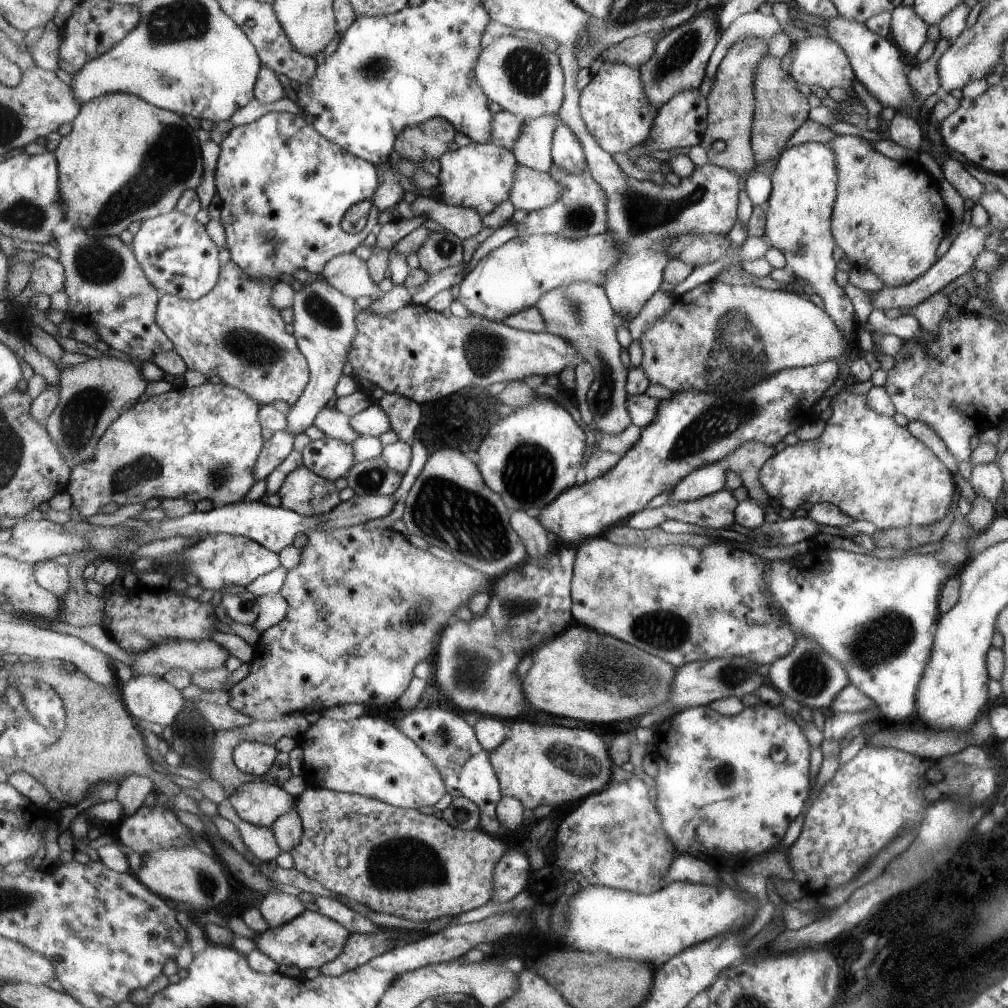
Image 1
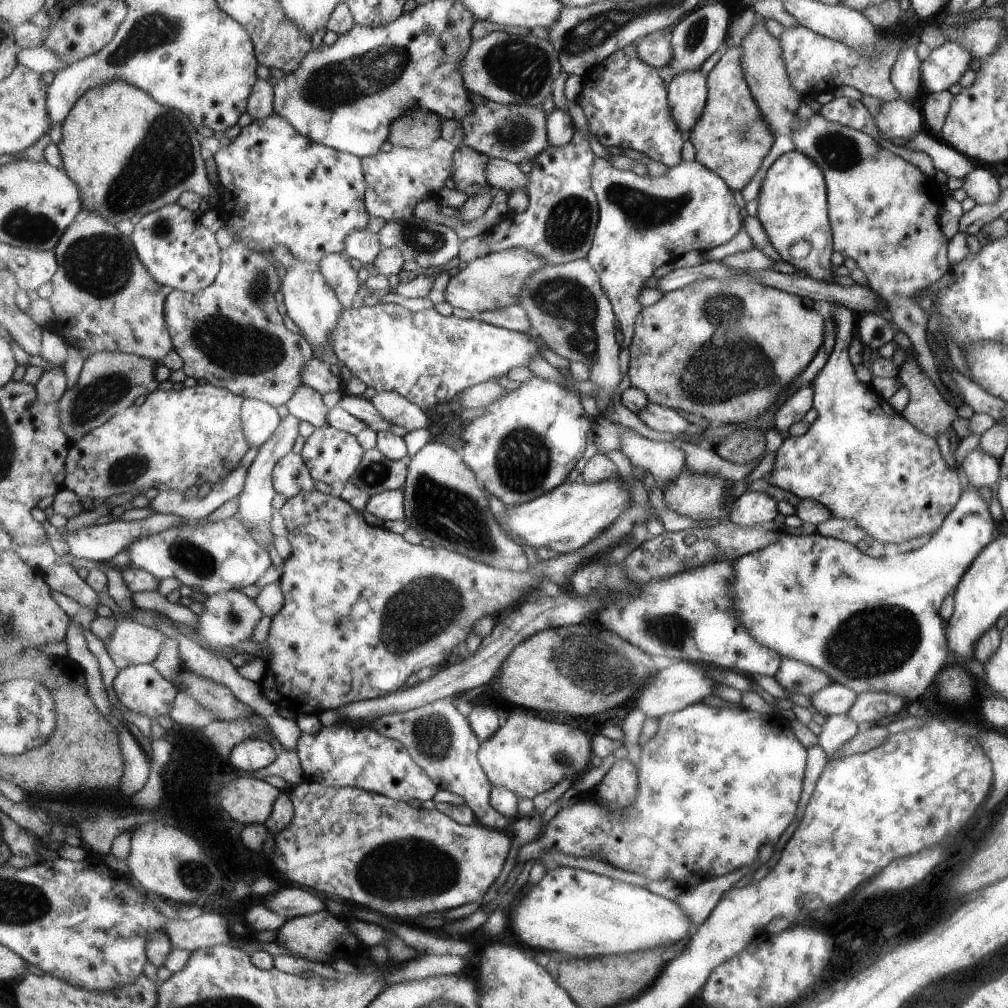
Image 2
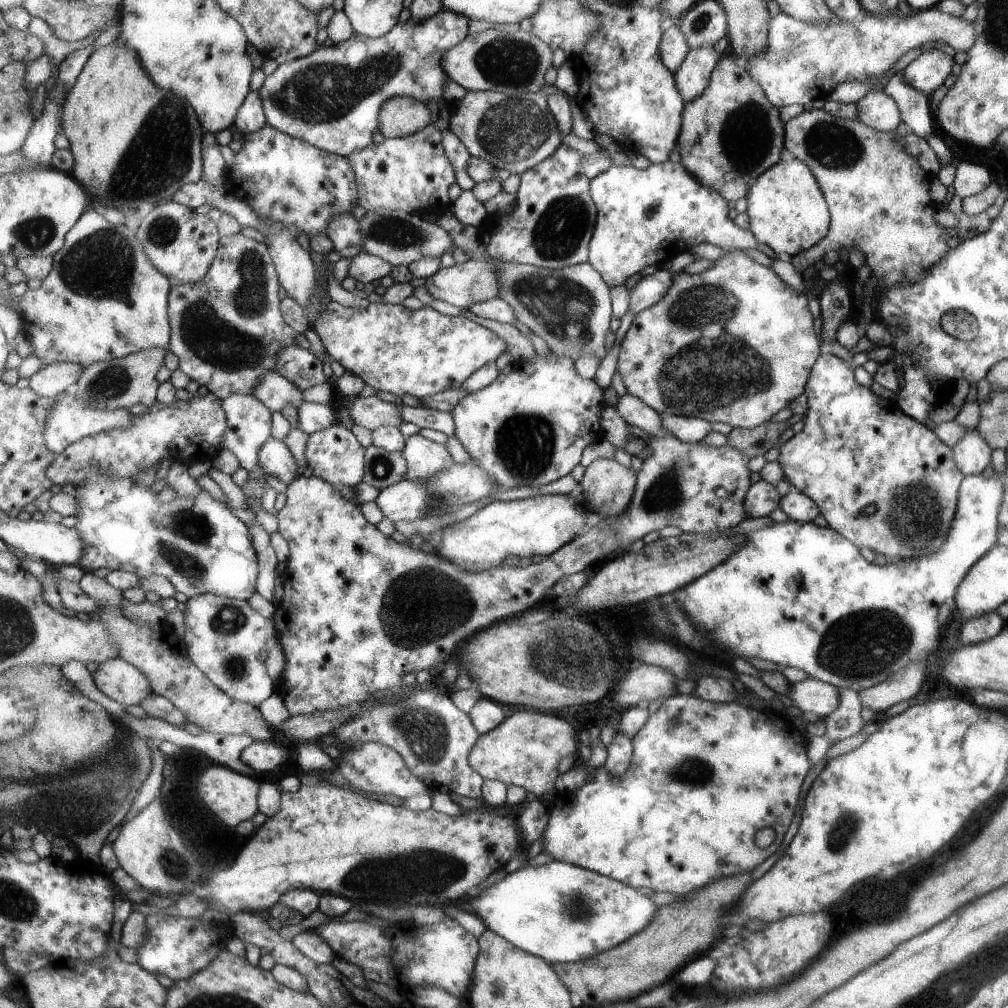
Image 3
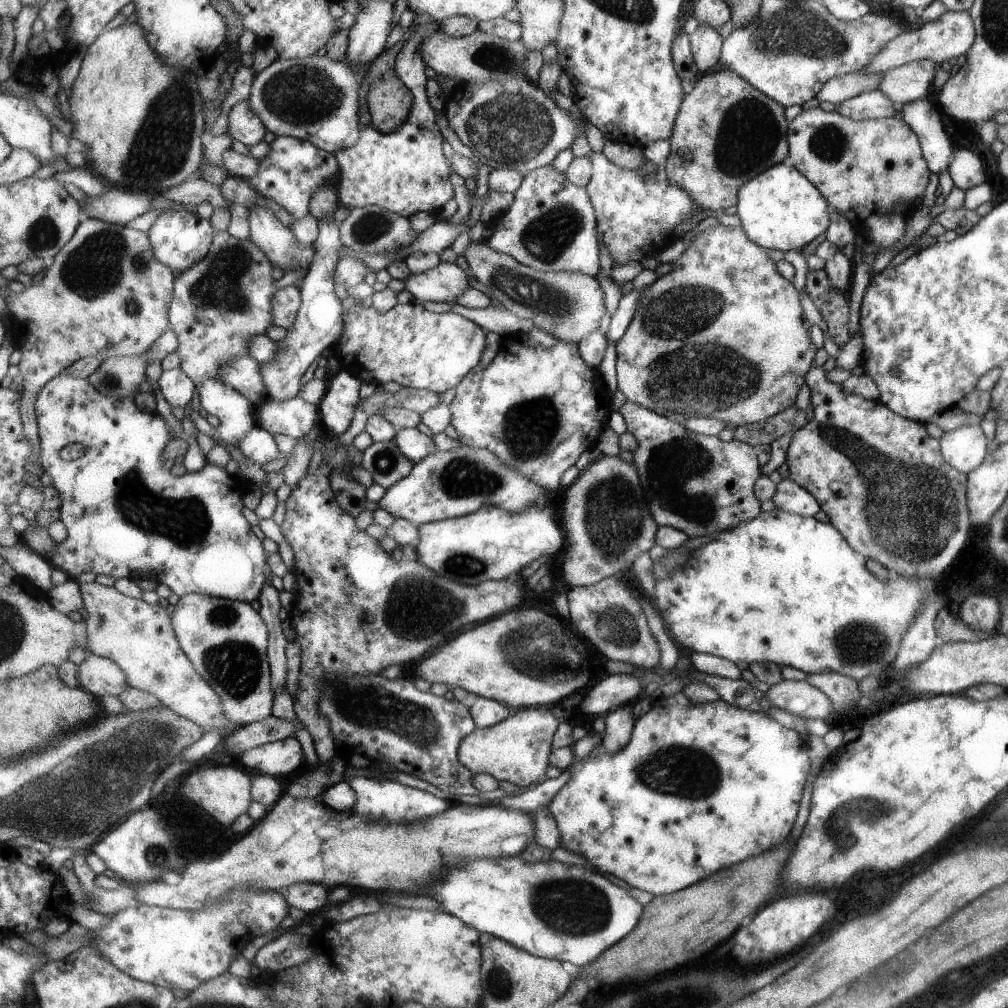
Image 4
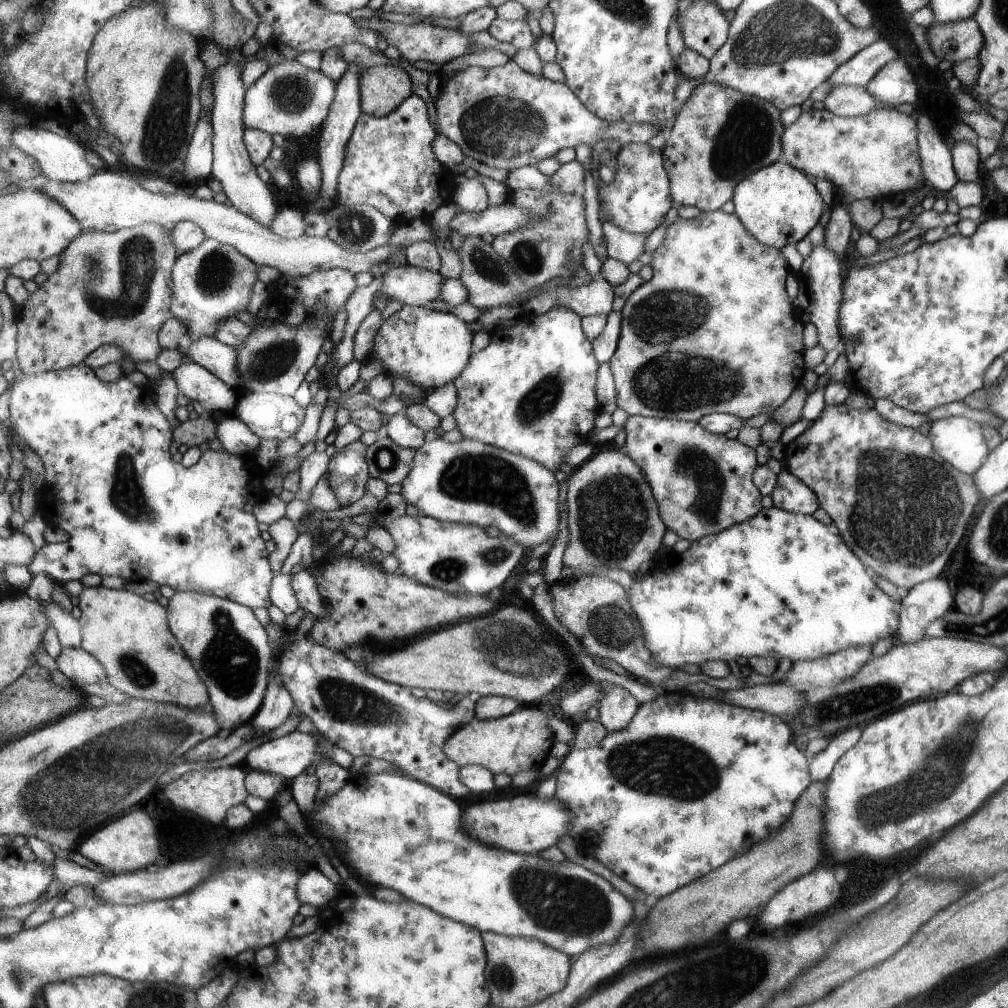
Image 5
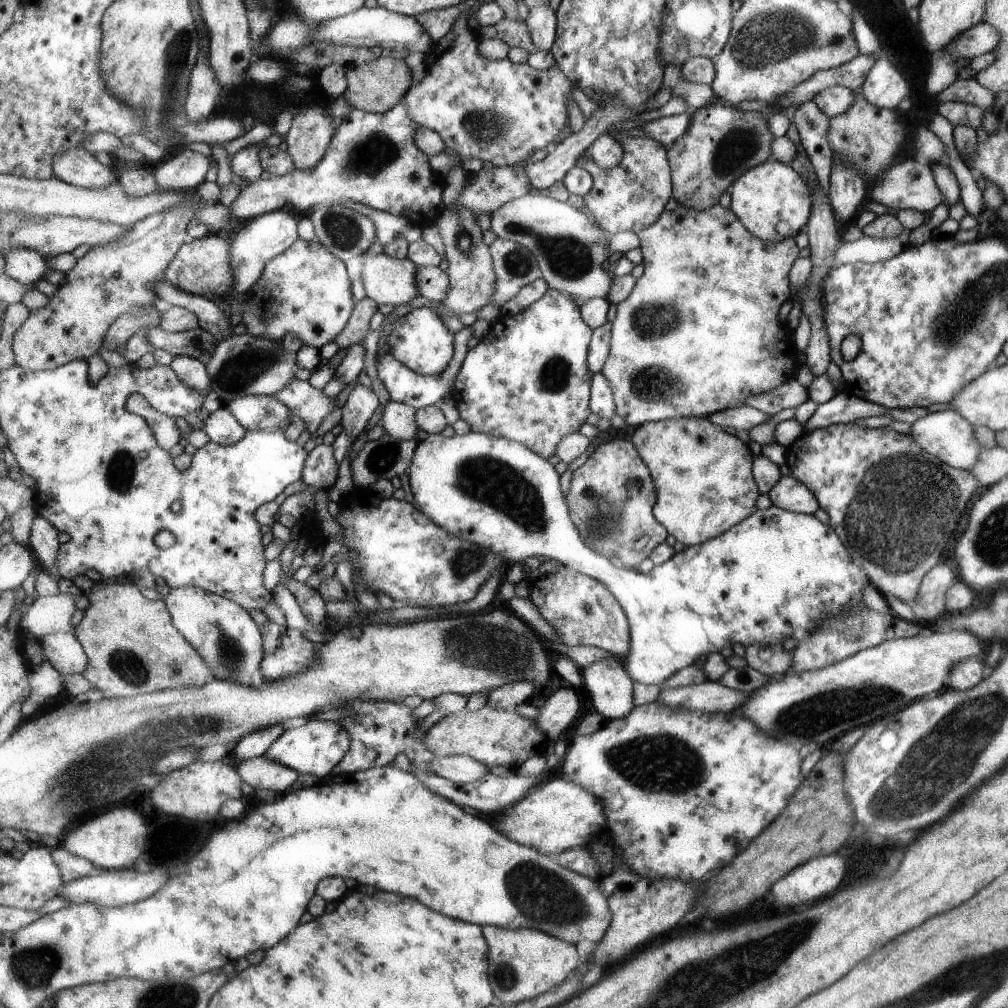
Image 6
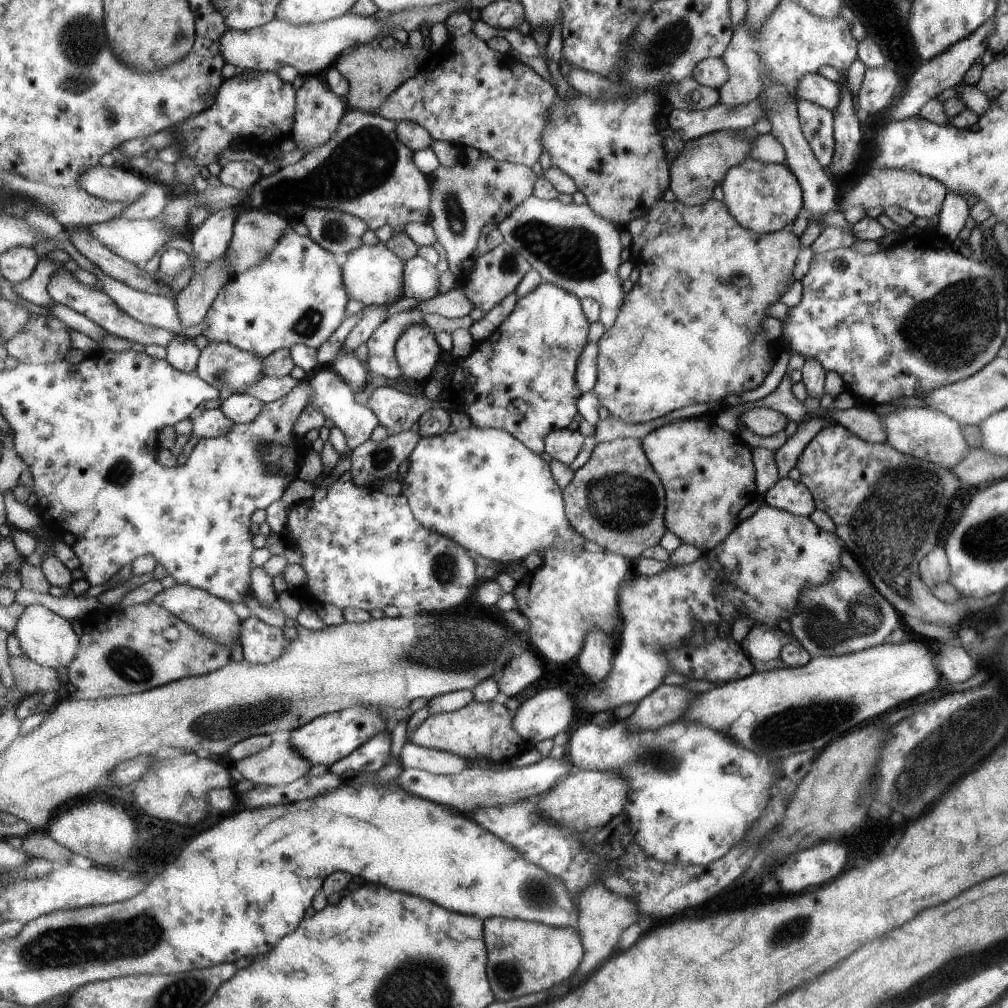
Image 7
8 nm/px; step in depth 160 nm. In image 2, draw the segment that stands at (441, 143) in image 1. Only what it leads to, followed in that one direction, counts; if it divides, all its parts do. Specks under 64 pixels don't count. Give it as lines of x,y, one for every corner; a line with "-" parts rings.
411,108
403,112
391,124
389,142
393,146
411,146
411,148
429,148
437,138
442,138
443,118
435,112
423,108

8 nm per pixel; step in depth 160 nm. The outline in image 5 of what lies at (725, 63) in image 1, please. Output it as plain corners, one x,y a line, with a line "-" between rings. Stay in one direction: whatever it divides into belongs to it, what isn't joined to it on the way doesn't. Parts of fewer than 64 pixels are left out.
703,79
677,114
662,152
665,168
670,173
672,200
683,206
695,206
701,211
719,211
723,204
734,200
734,192
741,180
777,161
777,156
781,154
781,132
783,126
779,122
779,110
771,101

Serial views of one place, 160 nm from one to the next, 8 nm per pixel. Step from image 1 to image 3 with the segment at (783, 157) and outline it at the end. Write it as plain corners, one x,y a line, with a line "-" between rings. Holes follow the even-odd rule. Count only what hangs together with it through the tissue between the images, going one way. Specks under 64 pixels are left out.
799,159
778,160
753,181
745,198
749,231
777,257
788,259
807,251
829,232
829,205
810,168
-
827,350
815,360
814,366
811,367
810,378
807,379
804,395
806,396
806,411
803,418
804,426
800,432
795,433
791,438
782,443
776,458
783,471
783,479
788,482
789,486
796,487
800,493
803,493
817,505
821,516
823,516
829,528
838,532
842,537
846,537
853,544
860,547
865,546
874,552
879,552
879,554
883,554
888,560
895,558
919,558
920,556
927,556
935,552
945,542
947,530
953,518
957,502
957,487
963,476
961,470
954,463
952,450
941,443
923,423
913,420
901,411
896,402
877,397
868,386
861,386
854,379
854,372
847,364
847,361
842,360

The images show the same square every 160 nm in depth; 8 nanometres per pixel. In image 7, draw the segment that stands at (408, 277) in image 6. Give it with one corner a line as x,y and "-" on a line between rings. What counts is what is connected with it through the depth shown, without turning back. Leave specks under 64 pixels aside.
364,243
342,258
347,292
351,299
368,305
389,305
405,296
406,261
399,258
386,243

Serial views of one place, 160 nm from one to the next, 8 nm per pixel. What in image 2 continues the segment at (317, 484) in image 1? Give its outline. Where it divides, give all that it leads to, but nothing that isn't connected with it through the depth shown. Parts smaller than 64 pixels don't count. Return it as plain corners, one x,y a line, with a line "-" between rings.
289,452
285,458
277,462
273,470
273,482
276,493
285,500
317,490
315,480
302,454
295,454
295,452

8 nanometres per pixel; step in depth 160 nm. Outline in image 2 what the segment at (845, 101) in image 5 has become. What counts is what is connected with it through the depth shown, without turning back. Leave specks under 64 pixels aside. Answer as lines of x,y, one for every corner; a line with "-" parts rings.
897,99
882,101
873,120
880,135
887,140
909,138
921,130
918,106

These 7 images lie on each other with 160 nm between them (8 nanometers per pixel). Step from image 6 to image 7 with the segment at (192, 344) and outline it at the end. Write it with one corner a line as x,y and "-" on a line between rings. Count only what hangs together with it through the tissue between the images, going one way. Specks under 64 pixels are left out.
64,268
53,277
49,285
49,292
56,303
65,306
83,314
86,318
92,320
99,325
106,333
119,338
125,338
129,342
137,342
145,347
149,345
161,345
167,348
169,343
177,336
175,331
154,327
144,322
135,320
129,316
124,310
113,300
107,293
77,282
73,278
73,273
67,272

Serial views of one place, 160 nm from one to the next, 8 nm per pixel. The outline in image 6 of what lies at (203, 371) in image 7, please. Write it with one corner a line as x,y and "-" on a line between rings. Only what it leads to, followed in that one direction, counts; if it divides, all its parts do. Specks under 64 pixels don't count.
246,332
219,342
215,354
207,365
213,377
212,390
224,406
245,395
276,395
297,379
298,356
287,352
282,341
256,337

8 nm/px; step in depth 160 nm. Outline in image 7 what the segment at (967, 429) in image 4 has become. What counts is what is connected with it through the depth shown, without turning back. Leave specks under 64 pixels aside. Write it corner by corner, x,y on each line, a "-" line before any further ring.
899,406
889,414
877,416
882,422
885,443
890,444
900,453
915,457
920,461
929,461
949,469
957,464
969,450
961,435
960,424
932,408

